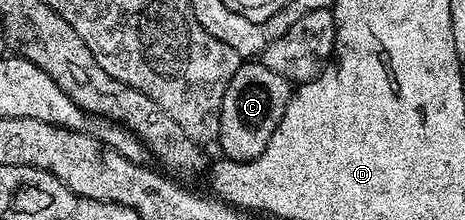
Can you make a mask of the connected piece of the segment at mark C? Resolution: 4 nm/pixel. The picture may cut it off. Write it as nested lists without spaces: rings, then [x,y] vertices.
[[[244,61],[229,80],[229,88],[221,104],[219,136],[217,146],[223,149],[222,157],[233,162],[251,162],[261,152],[273,136],[277,124],[285,116],[285,108],[293,93],[292,83],[286,82],[277,72],[273,72],[262,61]]]

